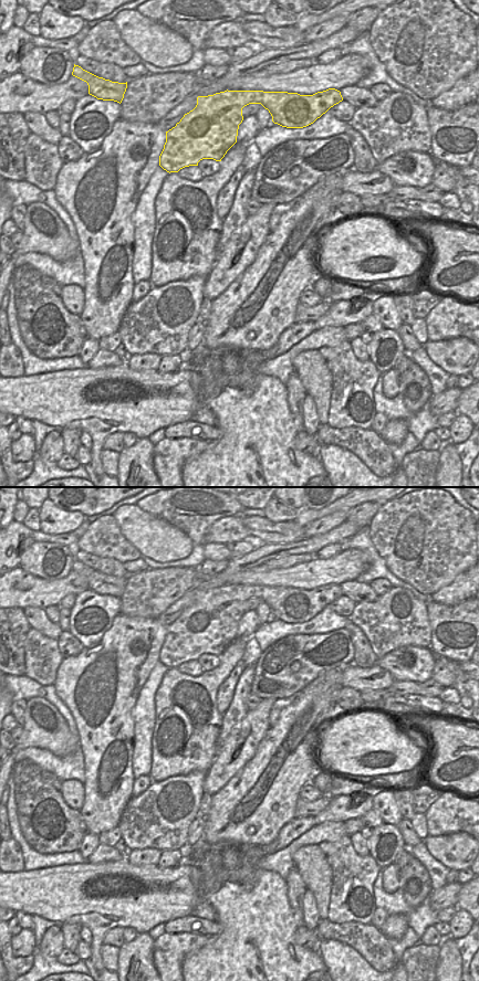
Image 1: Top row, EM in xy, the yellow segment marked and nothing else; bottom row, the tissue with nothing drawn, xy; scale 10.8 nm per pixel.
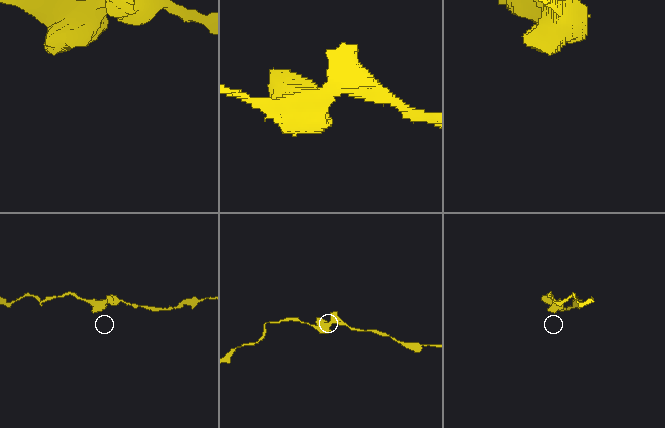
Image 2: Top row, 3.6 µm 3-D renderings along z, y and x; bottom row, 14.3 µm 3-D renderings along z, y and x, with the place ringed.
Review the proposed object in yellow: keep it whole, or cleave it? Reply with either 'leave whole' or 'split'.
leave whole

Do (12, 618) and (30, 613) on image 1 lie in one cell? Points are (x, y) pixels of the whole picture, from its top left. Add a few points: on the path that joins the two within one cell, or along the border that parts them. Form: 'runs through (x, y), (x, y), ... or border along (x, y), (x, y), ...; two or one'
border along (22, 609), (25, 620), (31, 626); two

